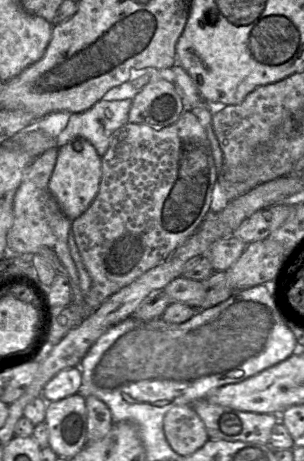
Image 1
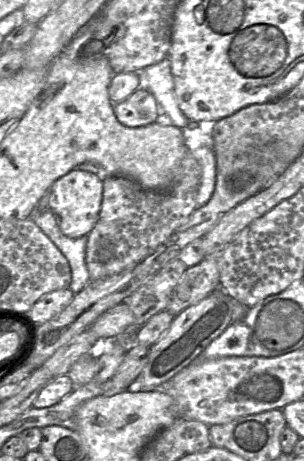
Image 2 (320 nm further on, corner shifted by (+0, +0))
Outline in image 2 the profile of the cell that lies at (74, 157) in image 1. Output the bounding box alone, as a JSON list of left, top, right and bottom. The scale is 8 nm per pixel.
[48,168,102,238]

